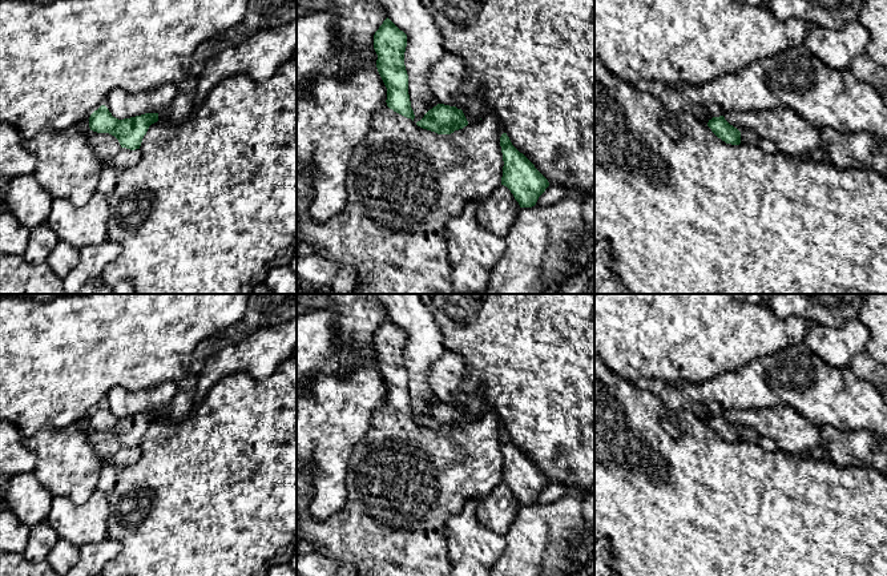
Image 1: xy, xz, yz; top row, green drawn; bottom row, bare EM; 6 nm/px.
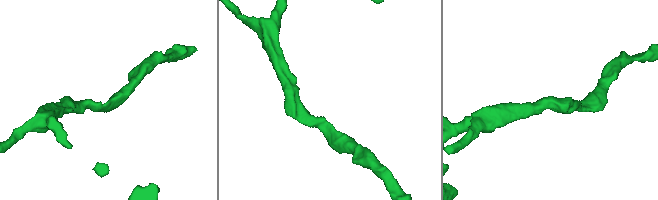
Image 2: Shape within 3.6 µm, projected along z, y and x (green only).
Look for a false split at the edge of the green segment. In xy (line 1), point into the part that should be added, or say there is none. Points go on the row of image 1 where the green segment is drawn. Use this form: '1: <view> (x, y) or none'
1: none

